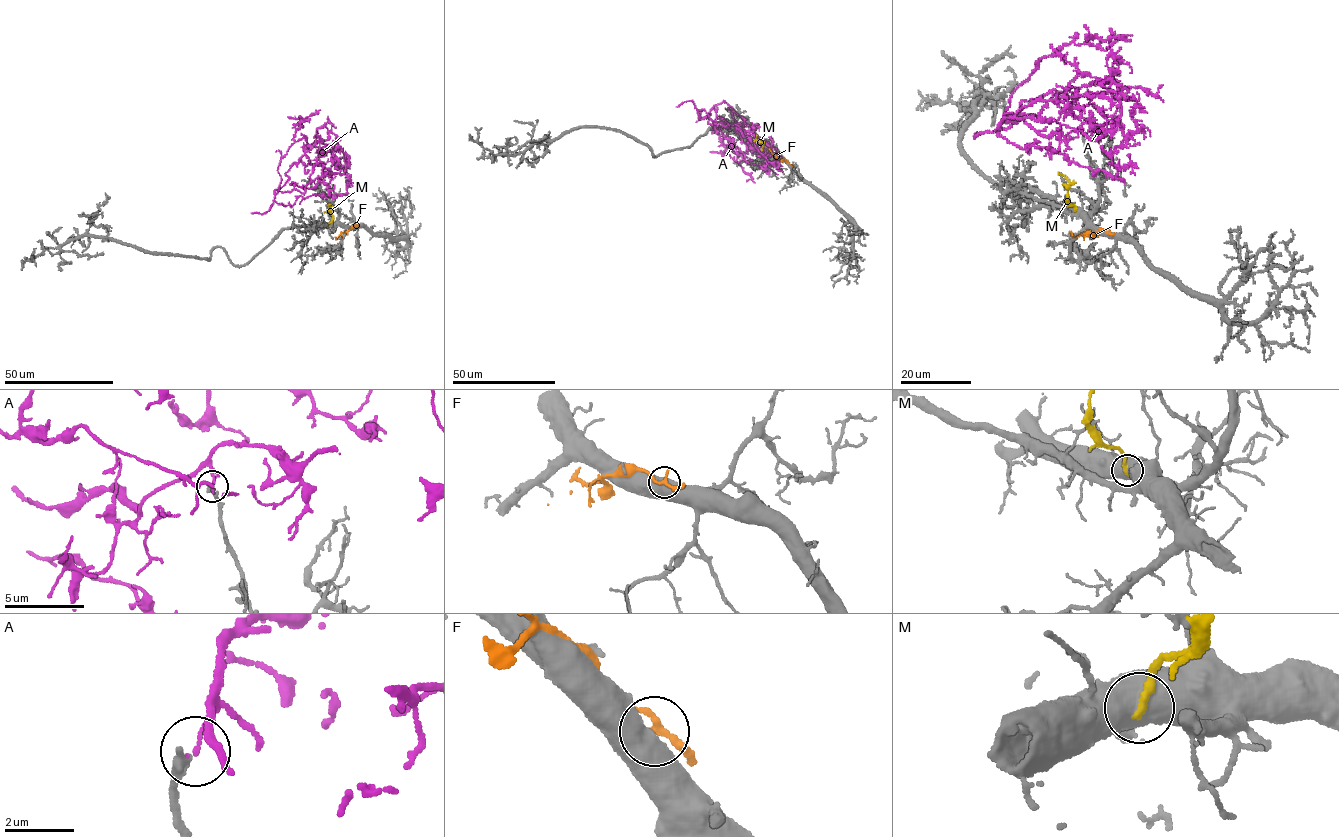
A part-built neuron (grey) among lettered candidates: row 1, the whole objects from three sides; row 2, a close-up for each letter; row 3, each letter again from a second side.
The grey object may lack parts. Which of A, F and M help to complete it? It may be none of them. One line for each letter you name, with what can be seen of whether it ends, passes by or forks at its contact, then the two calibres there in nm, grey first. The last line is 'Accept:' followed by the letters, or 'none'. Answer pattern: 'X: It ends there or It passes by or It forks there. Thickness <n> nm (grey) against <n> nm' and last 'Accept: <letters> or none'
Accept: none

